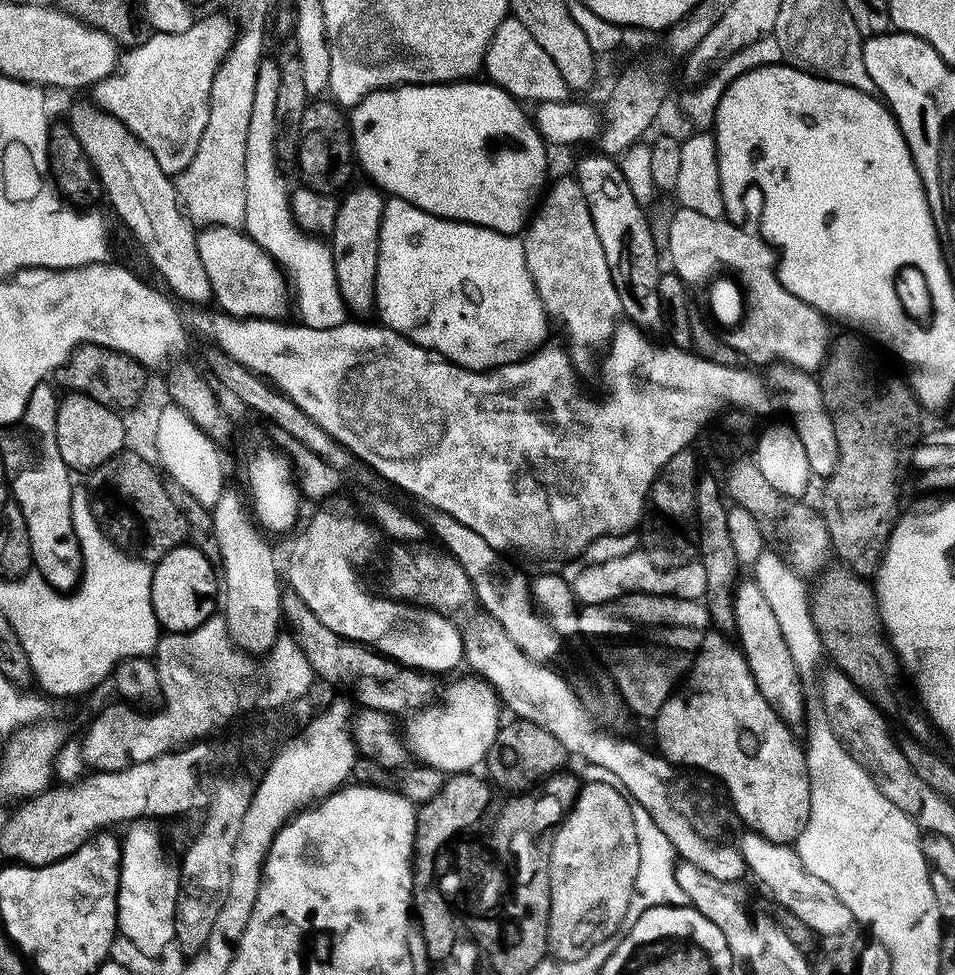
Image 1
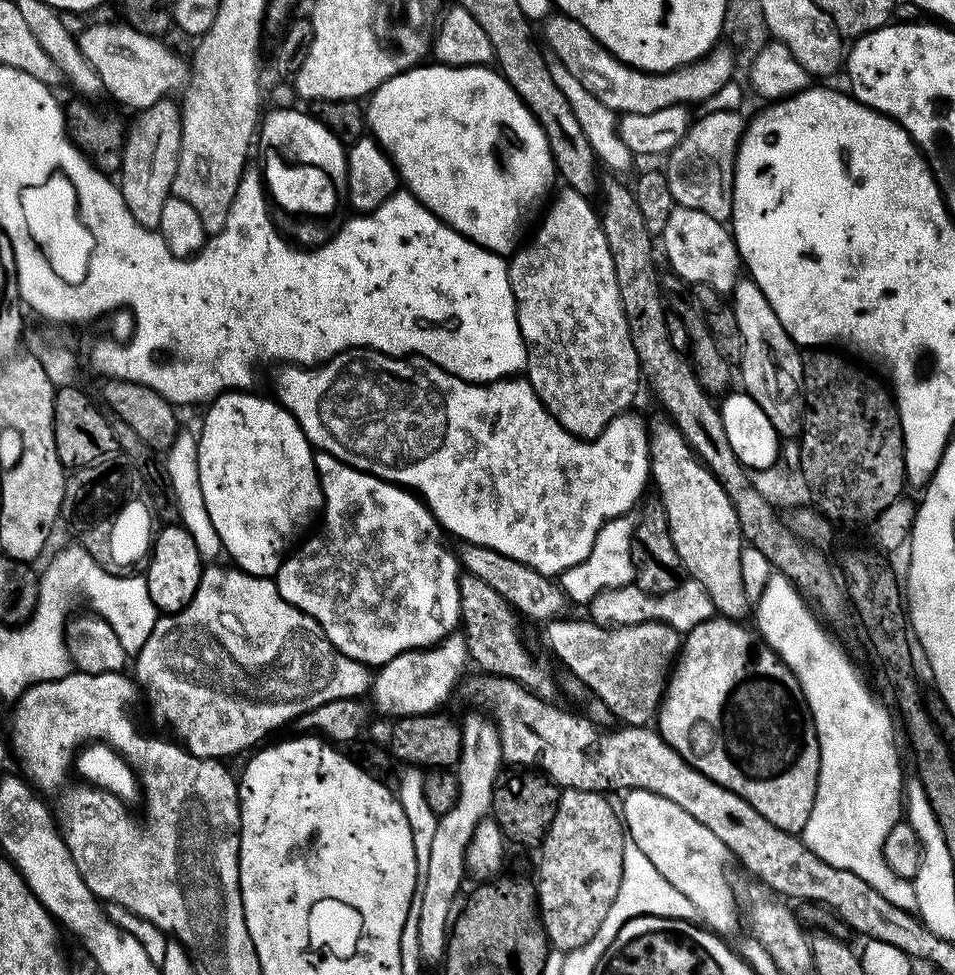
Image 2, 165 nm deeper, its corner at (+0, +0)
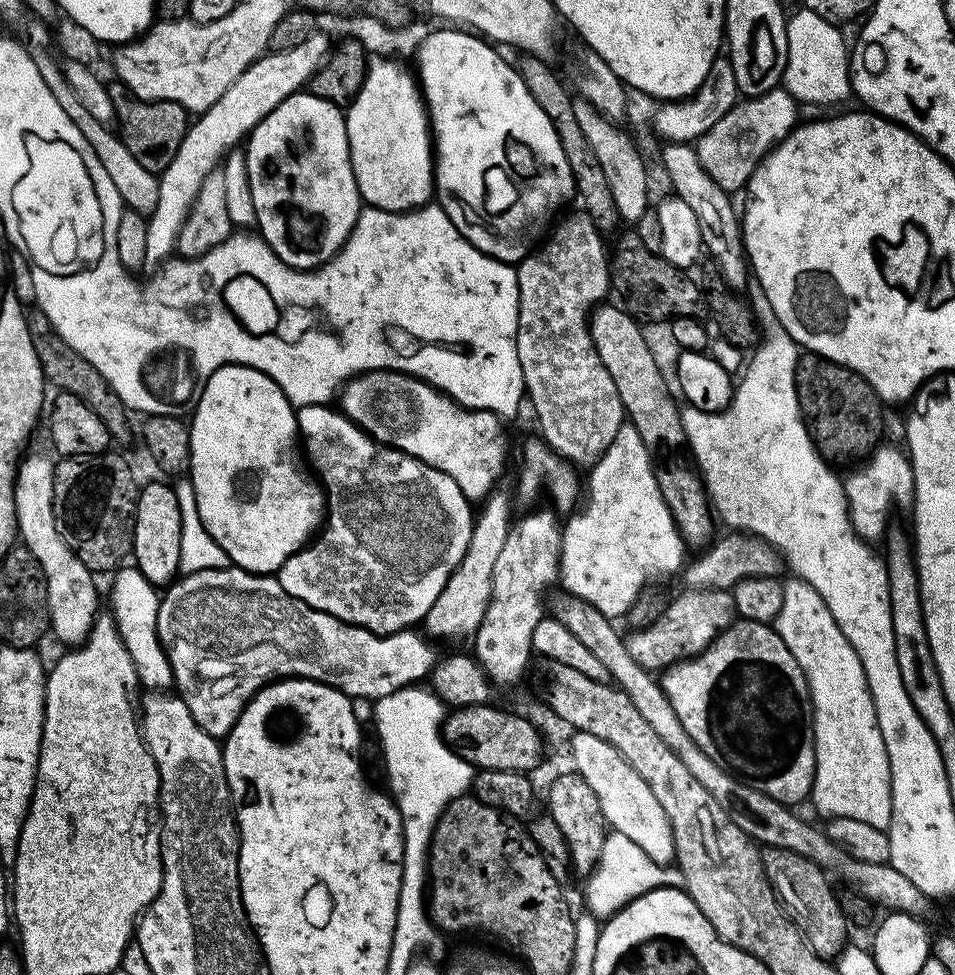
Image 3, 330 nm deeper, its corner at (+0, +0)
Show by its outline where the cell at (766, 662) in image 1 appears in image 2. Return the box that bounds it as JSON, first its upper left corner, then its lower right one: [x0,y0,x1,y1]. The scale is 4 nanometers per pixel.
[650,418,750,621]

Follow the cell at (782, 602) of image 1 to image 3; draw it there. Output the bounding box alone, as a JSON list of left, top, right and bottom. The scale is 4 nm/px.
[774,578,892,829]

